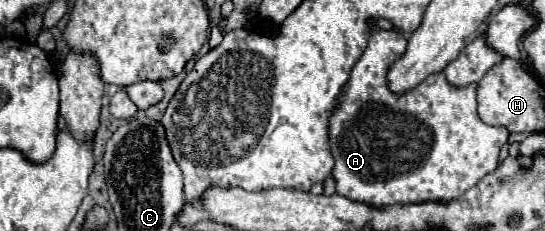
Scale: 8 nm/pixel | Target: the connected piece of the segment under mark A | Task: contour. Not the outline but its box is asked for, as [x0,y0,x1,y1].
[329,30,509,208]

